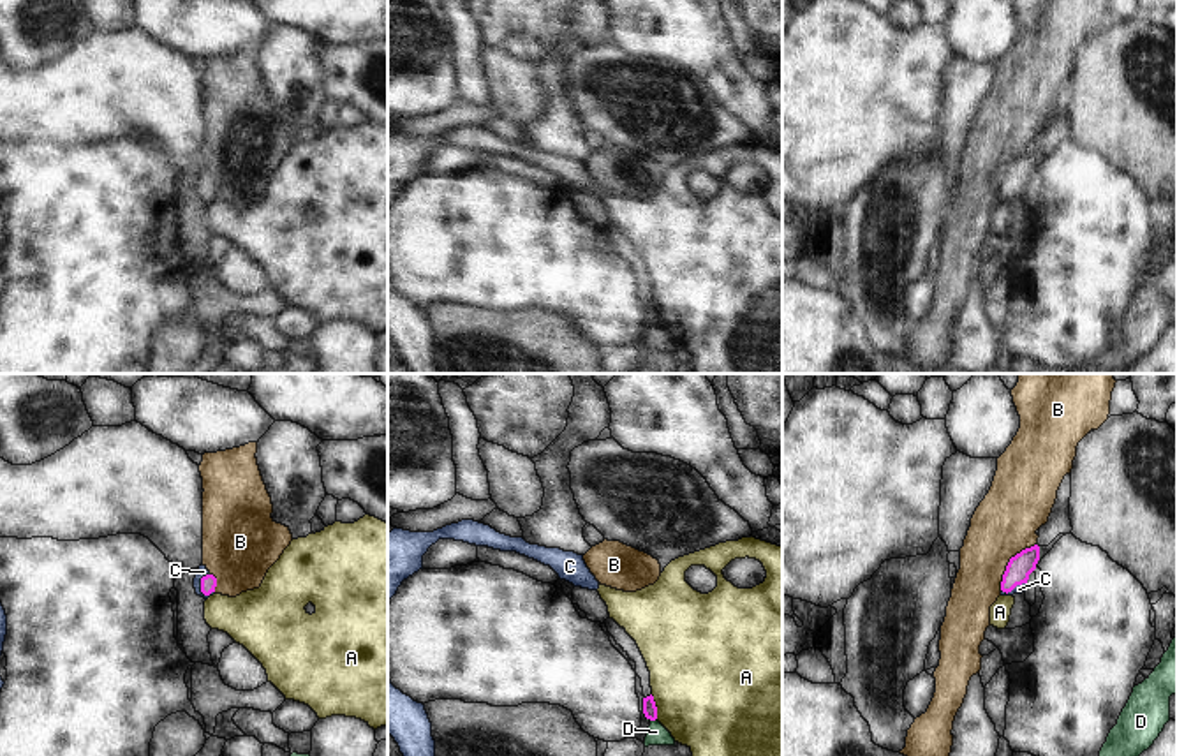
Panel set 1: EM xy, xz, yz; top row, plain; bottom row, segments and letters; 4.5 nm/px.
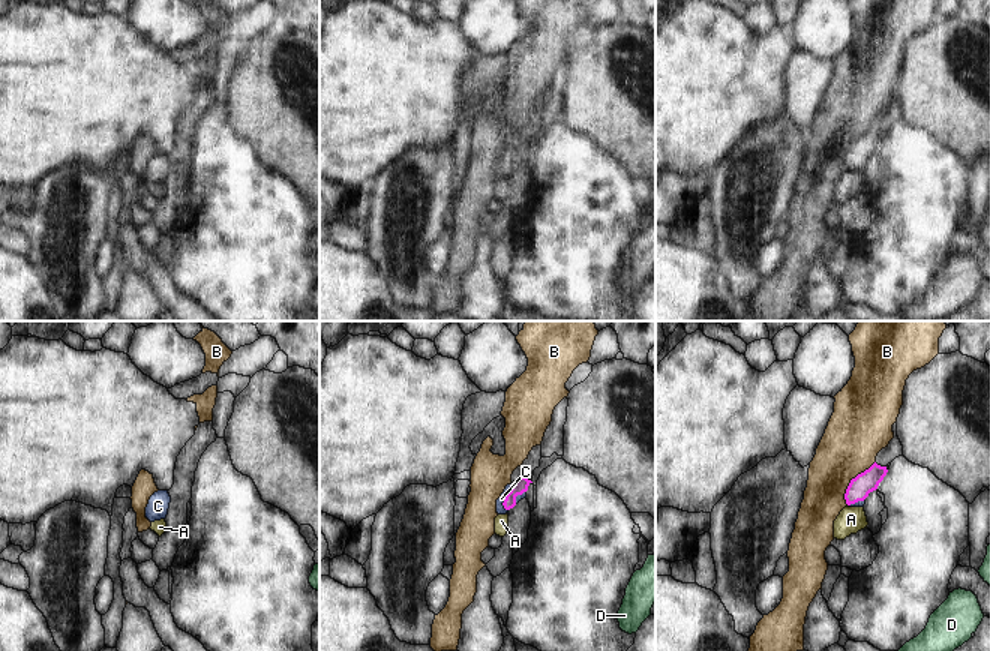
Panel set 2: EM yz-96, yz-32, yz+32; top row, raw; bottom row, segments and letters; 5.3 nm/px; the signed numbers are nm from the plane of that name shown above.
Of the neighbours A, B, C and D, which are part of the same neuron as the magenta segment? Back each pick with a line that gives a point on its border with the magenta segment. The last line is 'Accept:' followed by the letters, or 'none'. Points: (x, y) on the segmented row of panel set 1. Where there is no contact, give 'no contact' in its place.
C: contact xy (201, 584)
Accept: C

